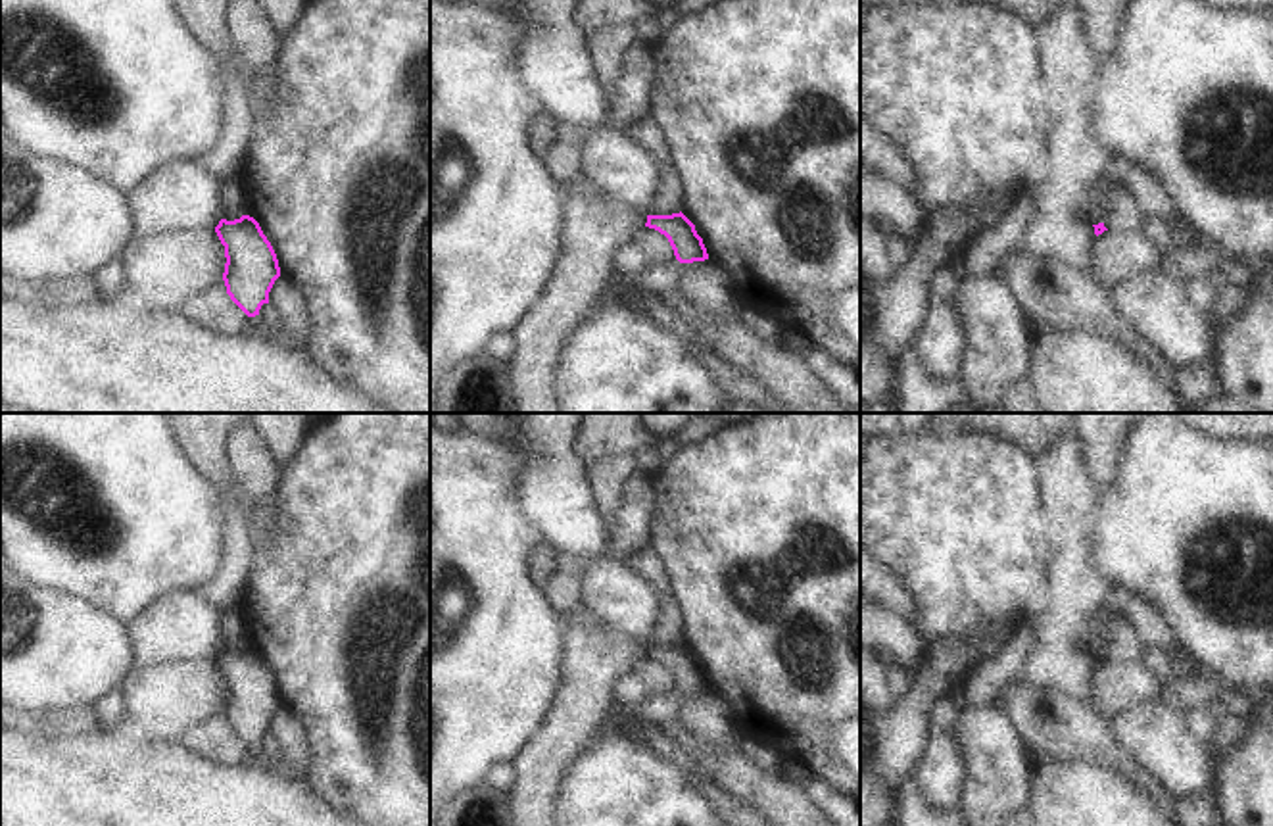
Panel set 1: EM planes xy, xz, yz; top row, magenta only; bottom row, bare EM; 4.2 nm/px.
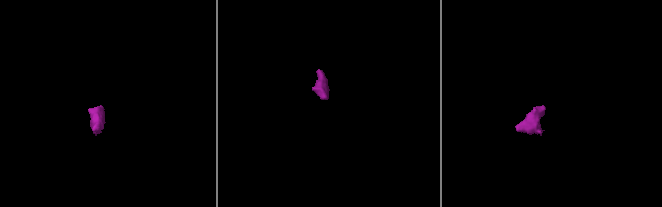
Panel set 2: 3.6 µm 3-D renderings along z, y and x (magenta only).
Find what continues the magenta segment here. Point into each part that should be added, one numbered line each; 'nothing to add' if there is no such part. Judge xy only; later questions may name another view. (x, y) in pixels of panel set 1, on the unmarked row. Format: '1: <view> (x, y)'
nothing to add

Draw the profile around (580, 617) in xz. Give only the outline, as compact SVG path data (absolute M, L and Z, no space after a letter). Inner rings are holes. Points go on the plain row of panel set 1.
M580 605L580 607L572 609L572 611L566 611L563 615L559 615L559 617L561 617L561 622L563 622L564 628L586 628L593 620L605 624L605 620L599 615L595 615L593 611L589 611L584 605Z

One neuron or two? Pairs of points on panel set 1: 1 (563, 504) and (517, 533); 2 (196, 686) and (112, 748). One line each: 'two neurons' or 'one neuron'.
1: two neurons
2: two neurons

